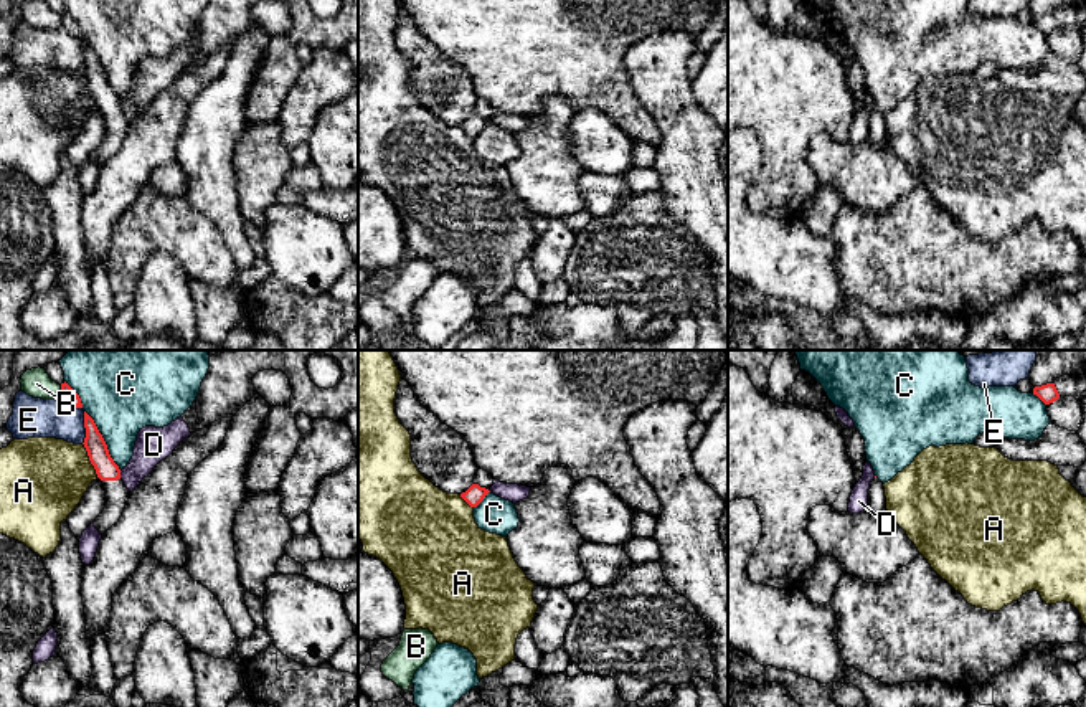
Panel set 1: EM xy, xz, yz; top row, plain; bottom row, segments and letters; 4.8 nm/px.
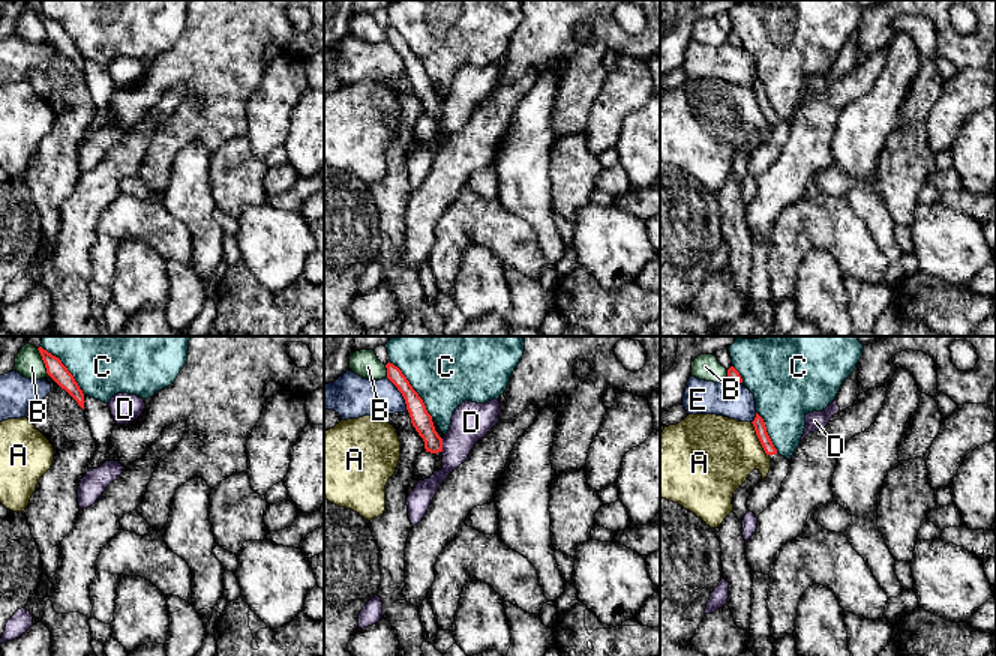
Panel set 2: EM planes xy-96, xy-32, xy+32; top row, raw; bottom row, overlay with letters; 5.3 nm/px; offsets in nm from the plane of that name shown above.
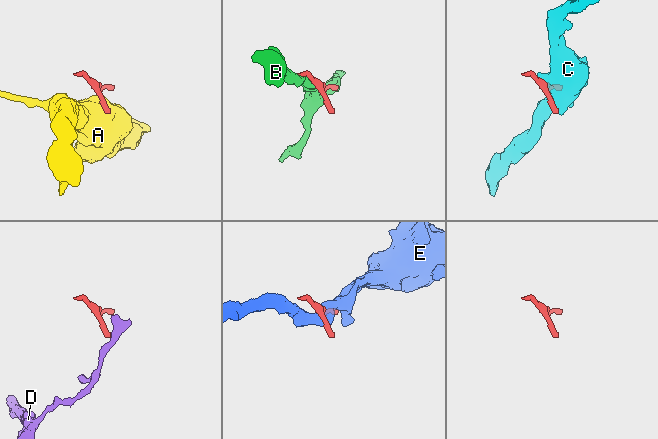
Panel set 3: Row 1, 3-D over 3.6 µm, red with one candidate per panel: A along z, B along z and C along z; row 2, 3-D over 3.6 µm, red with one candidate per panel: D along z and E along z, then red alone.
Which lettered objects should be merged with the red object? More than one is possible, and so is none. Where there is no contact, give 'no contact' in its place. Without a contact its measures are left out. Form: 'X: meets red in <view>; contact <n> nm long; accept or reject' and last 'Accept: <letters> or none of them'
A: meets red in xy; contact 190 nm long; reject
B: meets red in xy; contact 60 nm long; reject
C: meets red in xy; contact 340 nm long; reject
D: meets red in xy; contact 40 nm long; reject
E: meets red in xy; contact 160 nm long; reject
Accept: none of them

